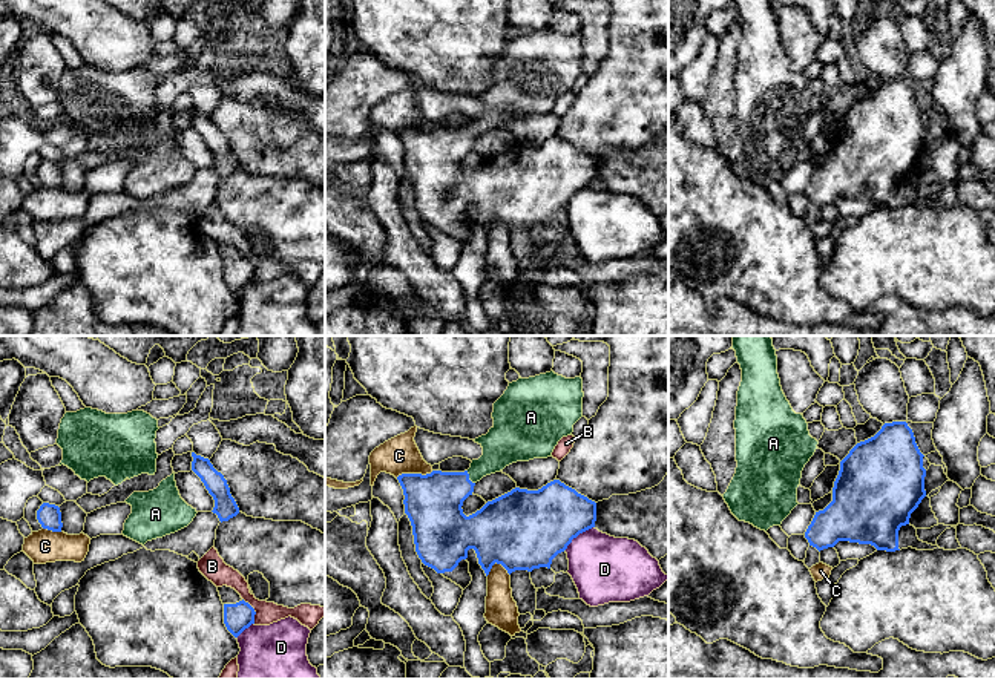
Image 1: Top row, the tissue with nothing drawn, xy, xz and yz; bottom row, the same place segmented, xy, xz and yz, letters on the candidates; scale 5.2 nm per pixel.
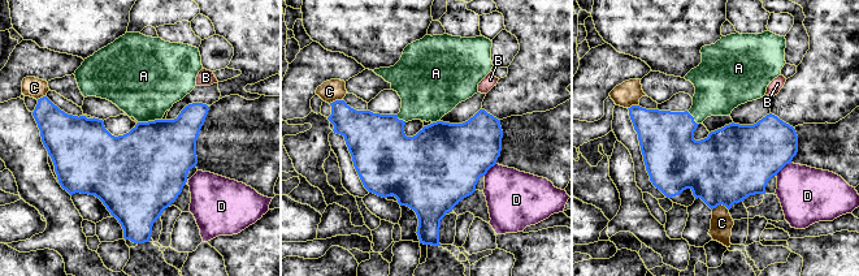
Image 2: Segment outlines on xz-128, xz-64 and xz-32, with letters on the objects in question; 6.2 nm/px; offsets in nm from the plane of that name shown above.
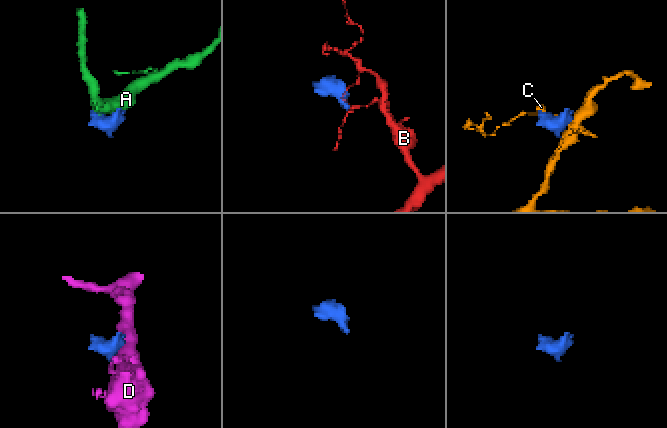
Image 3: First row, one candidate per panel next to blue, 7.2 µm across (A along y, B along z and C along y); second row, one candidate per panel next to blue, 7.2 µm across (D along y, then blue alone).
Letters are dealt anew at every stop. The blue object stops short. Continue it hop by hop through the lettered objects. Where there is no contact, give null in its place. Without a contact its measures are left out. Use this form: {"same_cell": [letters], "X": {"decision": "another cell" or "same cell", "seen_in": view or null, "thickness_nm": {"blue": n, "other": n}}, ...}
{"same_cell": ["A"], "A": {"decision": "same cell", "seen_in": "xz", "thickness_nm": {"blue": 300, "other": 220}}, "B": {"decision": "another cell", "seen_in": "xy", "thickness_nm": {"blue": 150, "other": 120}}, "C": {"decision": "another cell", "seen_in": "xz", "thickness_nm": {"blue": 300, "other": 190}}, "D": {"decision": "another cell", "seen_in": "xz", "thickness_nm": {"blue": 380, "other": 360}}}

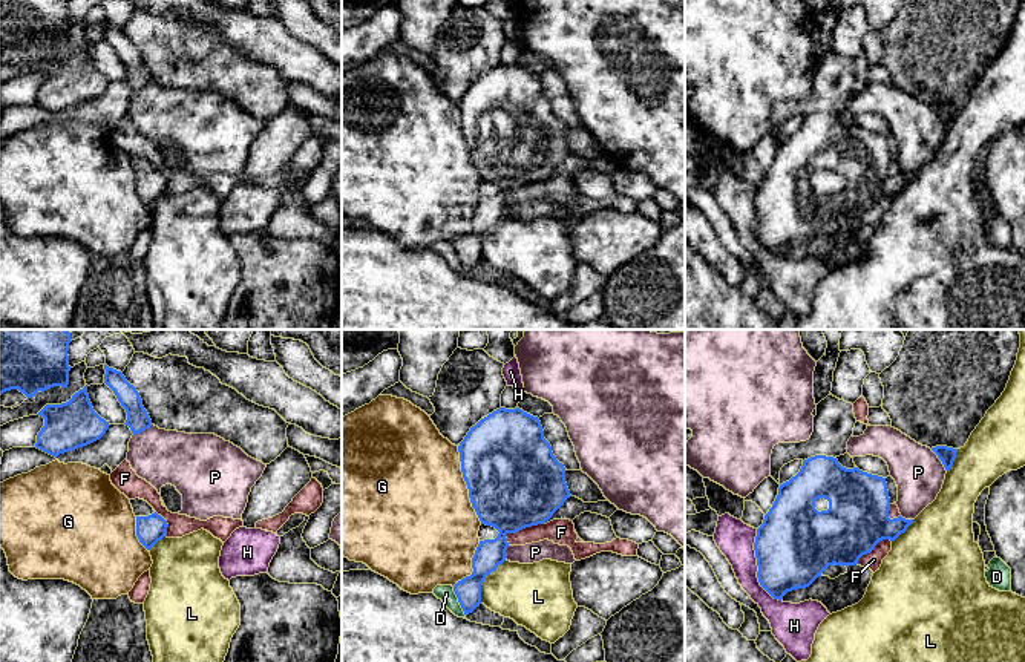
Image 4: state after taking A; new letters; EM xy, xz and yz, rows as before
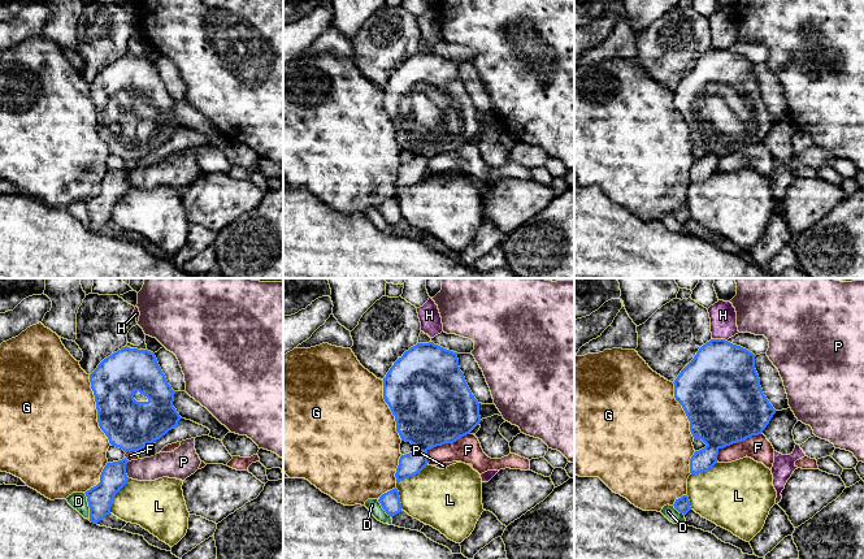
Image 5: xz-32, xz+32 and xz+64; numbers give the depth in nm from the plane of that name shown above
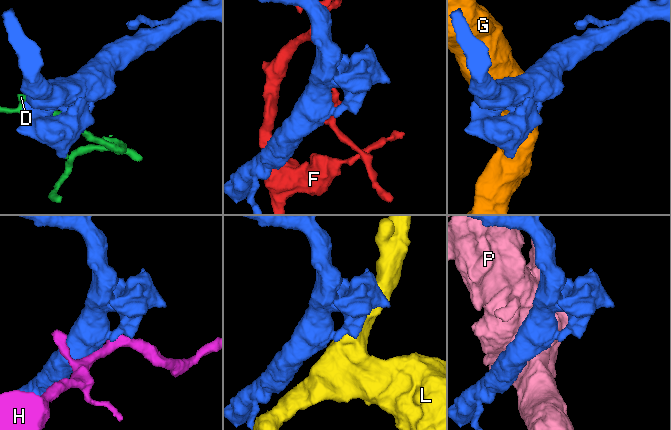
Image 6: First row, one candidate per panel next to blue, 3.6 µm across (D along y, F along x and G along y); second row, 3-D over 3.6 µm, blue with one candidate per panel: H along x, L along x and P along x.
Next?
{"same_cell": [], "D": {"decision": "another cell", "seen_in": "xz", "thickness_nm": {"blue": 140, "other": 90}}, "F": {"decision": "another cell", "seen_in": "xz", "thickness_nm": {"blue": 500, "other": 130}}, "G": {"decision": "another cell", "seen_in": "xz", "thickness_nm": {"blue": 480, "other": 500}}, "H": {"decision": "another cell", "seen_in": "yz", "thickness_nm": {"blue": 400, "other": 200}}, "L": {"decision": "another cell", "seen_in": "xz", "thickness_nm": {"blue": 150, "other": 320}}, "P": {"decision": "another cell", "seen_in": "yz", "thickness_nm": {"blue": 90, "other": 260}}}

